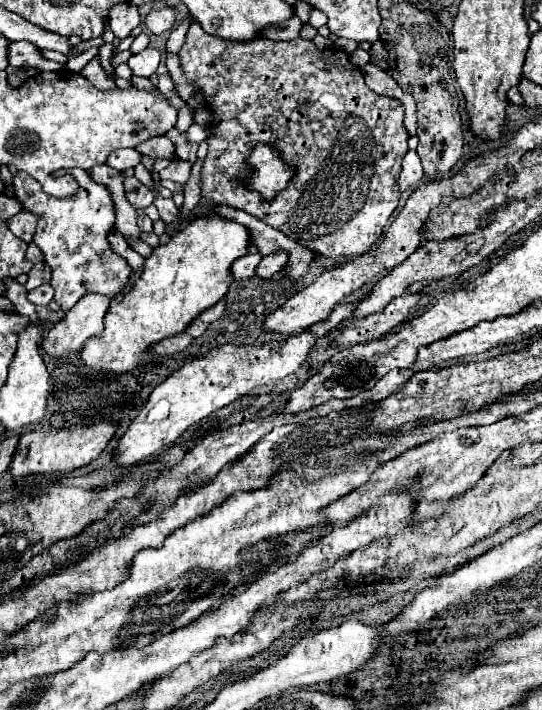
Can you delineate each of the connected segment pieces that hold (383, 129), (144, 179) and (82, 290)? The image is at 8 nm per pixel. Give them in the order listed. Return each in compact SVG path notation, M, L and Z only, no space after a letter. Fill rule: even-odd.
M193 21L179 57L185 77L201 89L213 113L209 125L209 153L203 161L199 185L205 199L215 205L247 211L269 227L295 239L299 245L333 259L361 255L379 241L401 199L397 179L409 137L403 125L405 109L401 101L373 93L363 81L363 71L349 61L345 51L321 51L313 41L301 37L295 41L255 39L255 43L223 43L223 39L211 39L211 35ZM257 143L277 147L283 151L283 159L295 167L295 177L271 203L265 203L259 193L249 191L235 181L235 177L241 177L247 171L245 159Z
M139 163L135 168L134 168L134 176L148 189L151 191L151 193L154 196L157 196L158 191L154 188L153 186L153 179L152 175L150 172L146 170L146 168L143 166L142 163Z
M73 169L73 177L79 183L79 191L73 197L55 199L43 193L39 181L31 179L27 173L19 171L13 175L15 197L27 211L35 211L35 215L39 215L33 243L37 243L45 253L45 263L53 271L51 287L55 289L55 301L63 311L69 311L89 291L117 297L129 285L131 277L131 267L123 257L113 253L107 241L115 223L115 207L107 187L95 183L83 169Z

